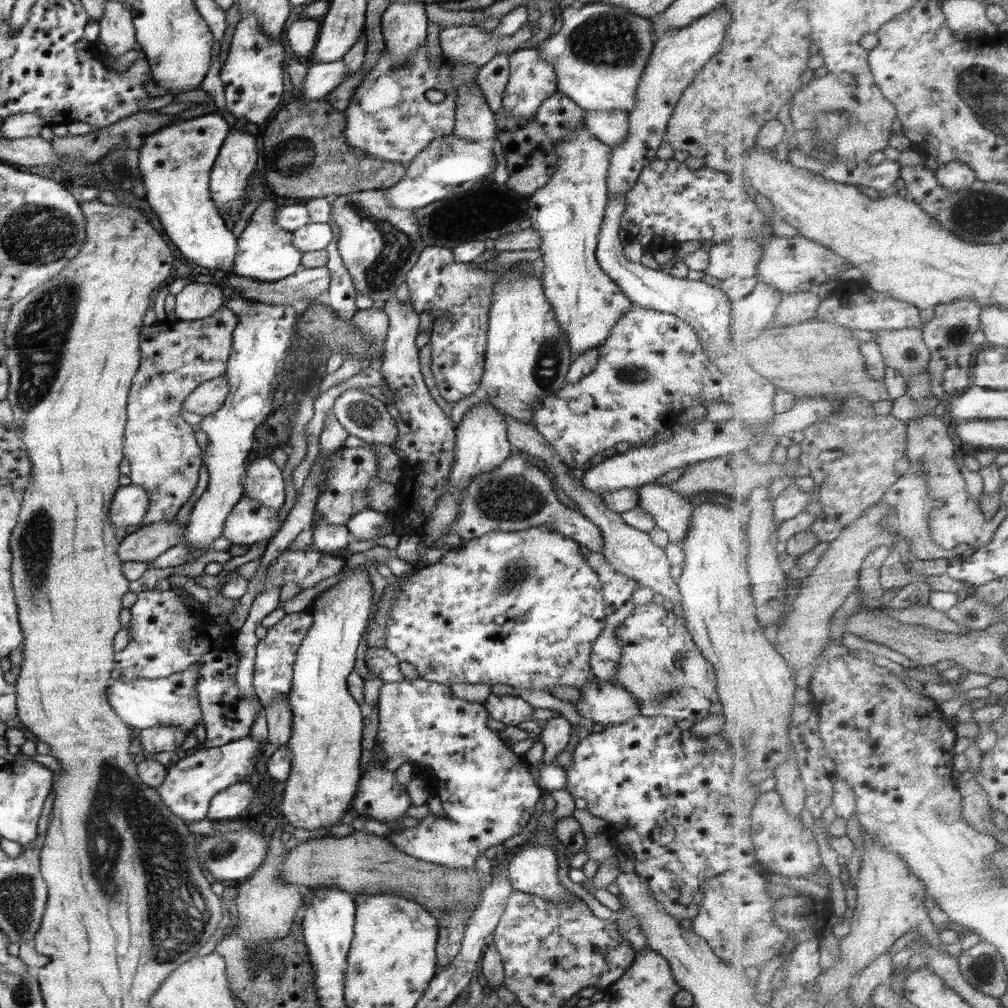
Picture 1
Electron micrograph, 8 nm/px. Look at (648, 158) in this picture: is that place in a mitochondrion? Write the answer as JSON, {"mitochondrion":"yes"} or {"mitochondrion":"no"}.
{"mitochondrion":"no"}

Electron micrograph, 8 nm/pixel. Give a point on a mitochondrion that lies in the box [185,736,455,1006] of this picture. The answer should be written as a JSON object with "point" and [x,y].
{"point":[219,852]}

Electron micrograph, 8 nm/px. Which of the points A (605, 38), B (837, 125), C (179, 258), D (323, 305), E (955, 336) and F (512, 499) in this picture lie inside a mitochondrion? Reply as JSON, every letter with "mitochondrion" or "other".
{"A":"mitochondrion","B":"mitochondrion","C":"other","D":"other","E":"mitochondrion","F":"mitochondrion"}

